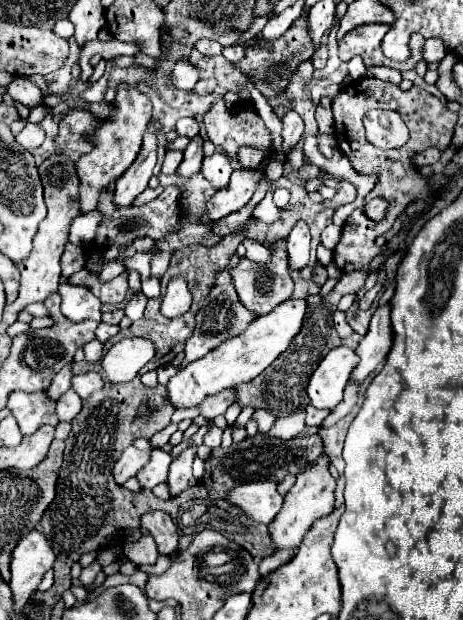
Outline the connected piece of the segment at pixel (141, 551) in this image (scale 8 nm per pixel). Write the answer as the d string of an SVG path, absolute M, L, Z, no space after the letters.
M142 536L140 540L124 546L124 556L128 556L138 566L152 566L158 558L158 550L150 536Z

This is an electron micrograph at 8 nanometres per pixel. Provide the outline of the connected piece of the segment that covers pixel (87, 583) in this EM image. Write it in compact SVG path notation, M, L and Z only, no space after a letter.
M94 560L88 568L84 568L82 574L80 574L80 582L82 582L82 586L84 586L84 588L90 588L92 582L94 582L94 578L98 576L100 570L102 570L102 566L100 566L96 560Z

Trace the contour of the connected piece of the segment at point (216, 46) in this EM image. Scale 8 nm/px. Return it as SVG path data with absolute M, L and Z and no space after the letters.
M202 38L196 42L196 48L202 52L202 54L222 54L224 46L220 42L214 42L214 40L208 40L208 38Z

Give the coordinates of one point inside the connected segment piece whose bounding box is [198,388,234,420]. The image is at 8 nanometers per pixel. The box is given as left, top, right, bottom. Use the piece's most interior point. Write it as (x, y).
(211, 406)

